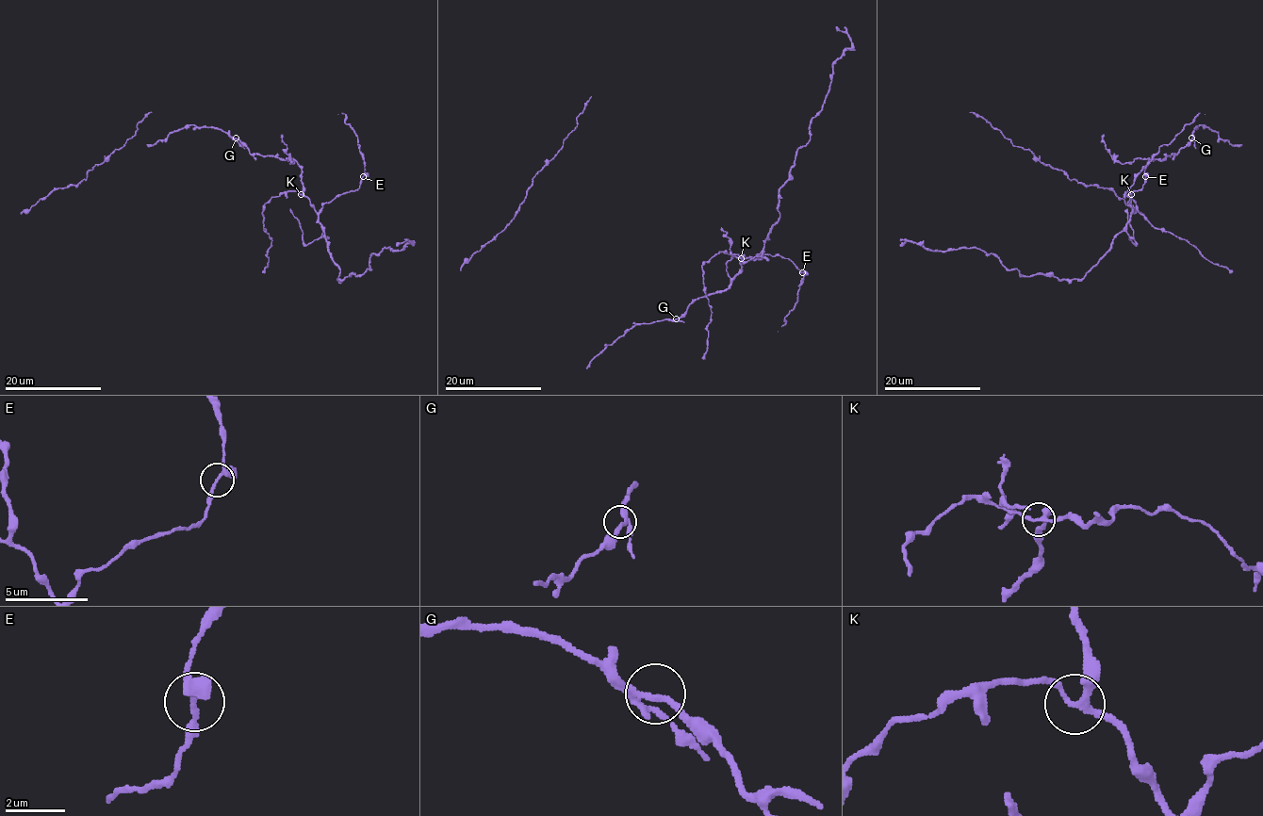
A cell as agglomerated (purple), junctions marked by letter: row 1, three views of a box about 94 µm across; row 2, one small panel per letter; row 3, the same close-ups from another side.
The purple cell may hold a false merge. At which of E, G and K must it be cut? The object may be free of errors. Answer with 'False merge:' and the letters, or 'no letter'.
False merge: no letter

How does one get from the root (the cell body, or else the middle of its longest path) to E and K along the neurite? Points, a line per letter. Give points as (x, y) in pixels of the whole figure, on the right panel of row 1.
E: (1184, 146), (1165, 158), (1151, 159), (1138, 175), (1130, 188), (1132, 212), (1129, 196), (1142, 187), (1146, 176)
K: (1184, 146), (1165, 158), (1151, 159), (1135, 179), (1130, 188), (1131, 194)

